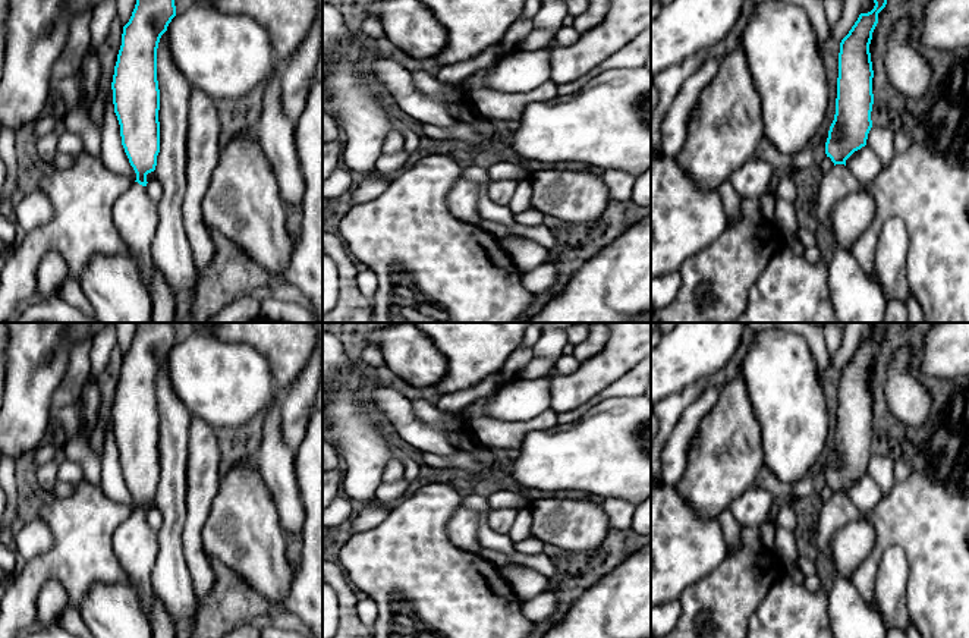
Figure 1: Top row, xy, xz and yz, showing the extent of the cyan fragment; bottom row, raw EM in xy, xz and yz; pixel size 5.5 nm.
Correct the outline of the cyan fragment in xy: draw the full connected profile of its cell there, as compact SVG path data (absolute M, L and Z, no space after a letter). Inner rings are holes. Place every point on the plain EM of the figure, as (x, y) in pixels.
M136 323L132 345L123 355L111 411L122 474L136 502L136 509L113 535L113 550L136 584L148 622L154 594L151 571L160 550L157 532L147 521L147 503L155 499L160 481L157 377L174 345L173 323Z

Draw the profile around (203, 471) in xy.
M191 415L188 453L182 541L186 566L199 598L211 593L215 581L213 560L204 551L201 532L218 493L221 474L217 430L196 415Z

